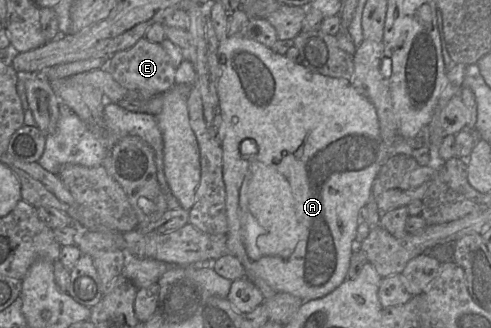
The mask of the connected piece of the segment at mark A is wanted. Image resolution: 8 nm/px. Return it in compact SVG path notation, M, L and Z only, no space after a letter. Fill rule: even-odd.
M228 36L219 42L217 56L220 62L220 76L217 82L219 112L223 119L222 161L223 181L226 192L227 215L227 254L233 254L242 264L247 277L259 277L277 293L286 292L299 297L303 302L322 298L336 289L347 279L350 258L356 249L357 227L362 220L362 209L372 197L372 186L380 168L387 159L397 154L411 155L413 149L428 146L430 143L428 126L422 133L407 139L398 136L389 146L380 133L379 119L374 105L351 82L344 78L324 76L310 71L303 65L293 62L285 55L245 36Z

